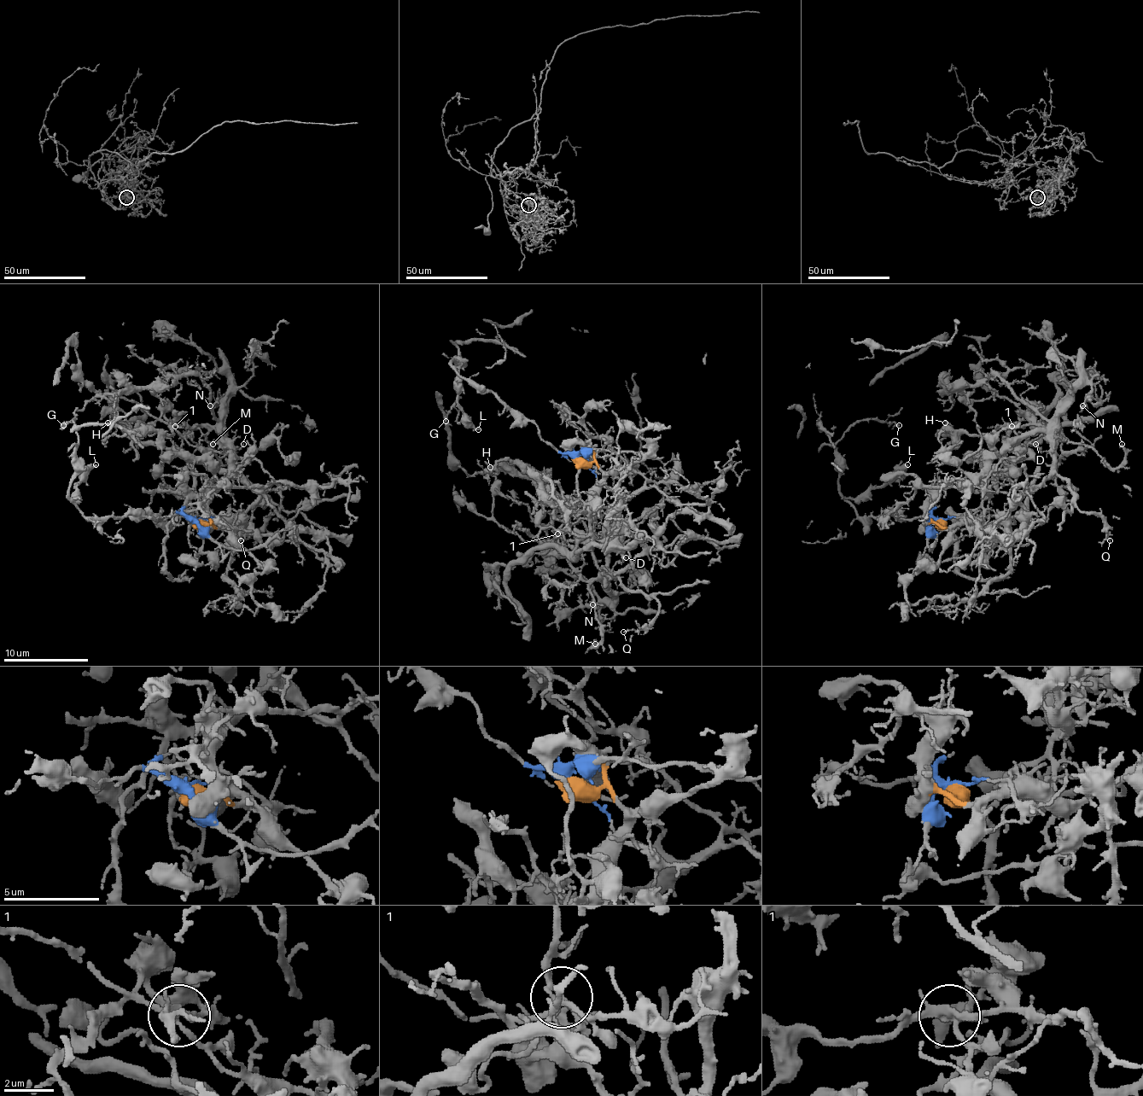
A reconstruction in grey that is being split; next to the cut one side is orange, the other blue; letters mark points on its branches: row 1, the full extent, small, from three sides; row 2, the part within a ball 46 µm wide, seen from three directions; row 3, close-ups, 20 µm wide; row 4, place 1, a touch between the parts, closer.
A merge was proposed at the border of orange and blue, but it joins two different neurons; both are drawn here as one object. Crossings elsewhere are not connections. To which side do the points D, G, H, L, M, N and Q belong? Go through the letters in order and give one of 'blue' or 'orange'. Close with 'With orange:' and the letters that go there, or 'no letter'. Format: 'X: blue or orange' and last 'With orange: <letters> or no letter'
D: orange
G: blue
H: orange
L: blue
M: orange
N: orange
Q: orange
With orange: D, H, M, N, Q

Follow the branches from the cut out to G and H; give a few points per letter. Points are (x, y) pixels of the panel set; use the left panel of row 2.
G: (195, 519), (185, 513), (158, 519), (130, 513), (85, 517), (68, 492), (75, 470), (75, 420), (62, 426)
H: (195, 519), (219, 526), (189, 523), (189, 502), (230, 475), (225, 432), (113, 434), (107, 422)

